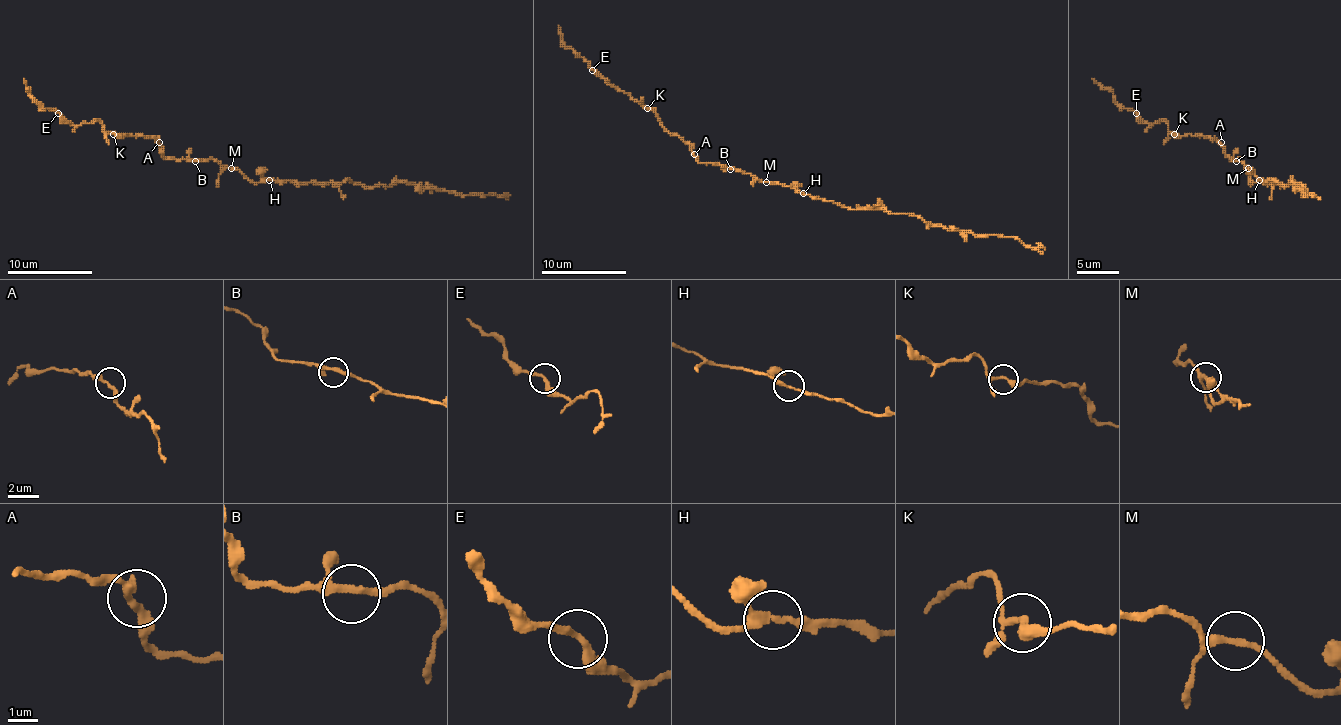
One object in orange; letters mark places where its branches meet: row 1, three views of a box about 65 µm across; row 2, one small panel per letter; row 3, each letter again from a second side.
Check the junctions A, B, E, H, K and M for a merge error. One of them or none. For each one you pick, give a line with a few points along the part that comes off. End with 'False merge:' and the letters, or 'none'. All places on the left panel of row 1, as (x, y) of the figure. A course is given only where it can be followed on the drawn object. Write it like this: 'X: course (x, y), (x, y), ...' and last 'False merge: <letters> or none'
False merge: none

